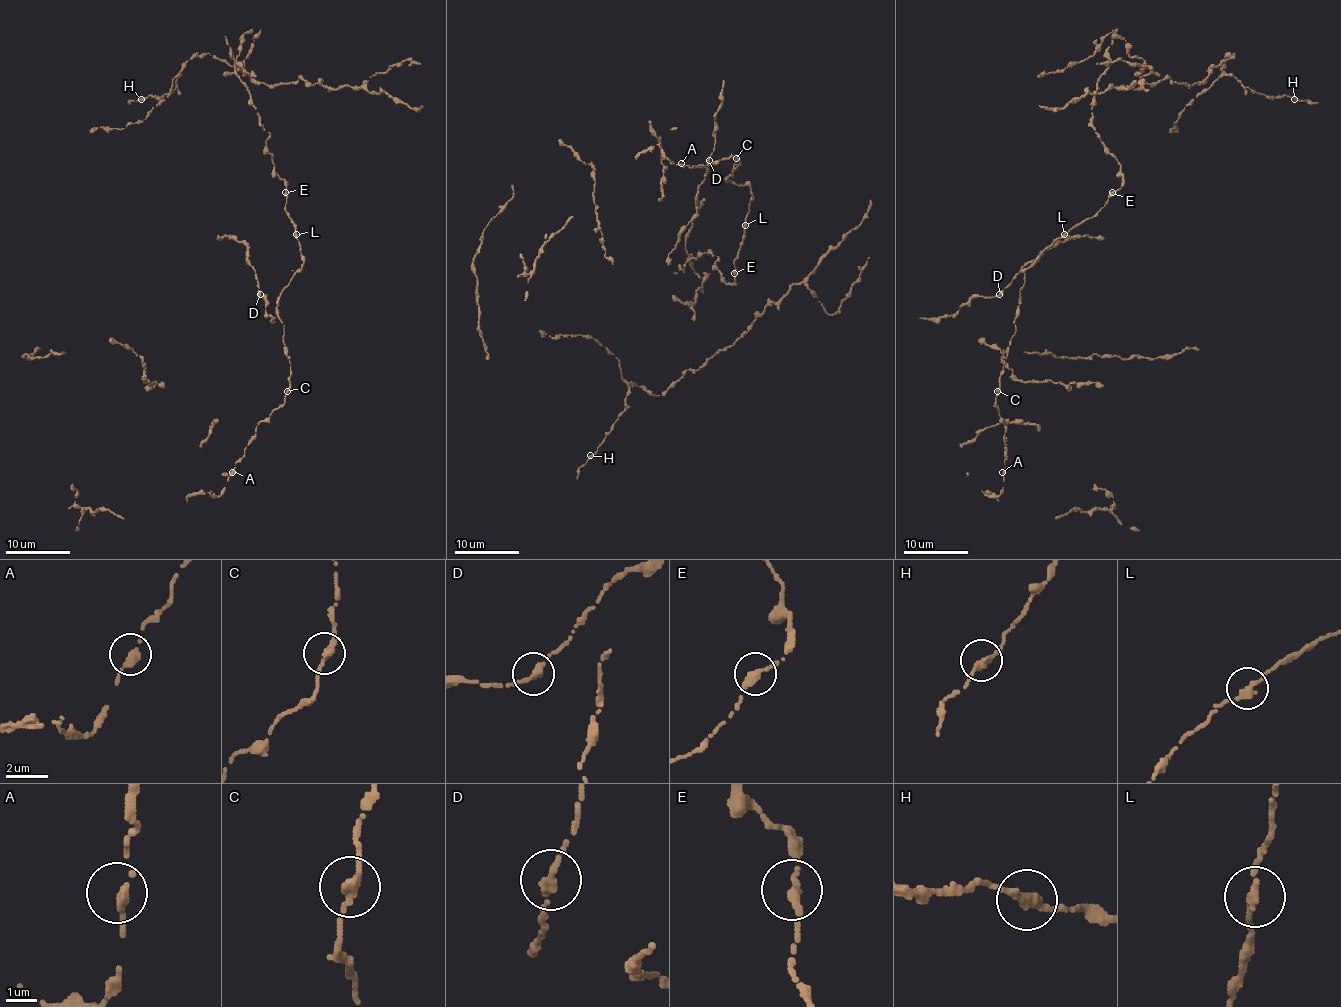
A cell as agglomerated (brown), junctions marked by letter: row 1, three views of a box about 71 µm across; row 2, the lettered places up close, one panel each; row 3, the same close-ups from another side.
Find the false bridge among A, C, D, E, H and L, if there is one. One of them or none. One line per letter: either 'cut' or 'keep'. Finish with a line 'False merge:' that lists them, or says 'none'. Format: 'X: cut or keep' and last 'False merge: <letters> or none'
A: keep
C: keep
D: keep
E: keep
H: keep
L: keep
False merge: none

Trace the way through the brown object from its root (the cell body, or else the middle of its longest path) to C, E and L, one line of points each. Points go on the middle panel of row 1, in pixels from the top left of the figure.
C: (732, 171), (739, 165), (736, 158)
E: (732, 171), (732, 176), (726, 179), (739, 186), (747, 184), (752, 194), (744, 238), (734, 260), (734, 273)
L: (732, 171), (732, 176), (726, 179), (739, 186), (747, 184), (752, 194), (745, 225)

